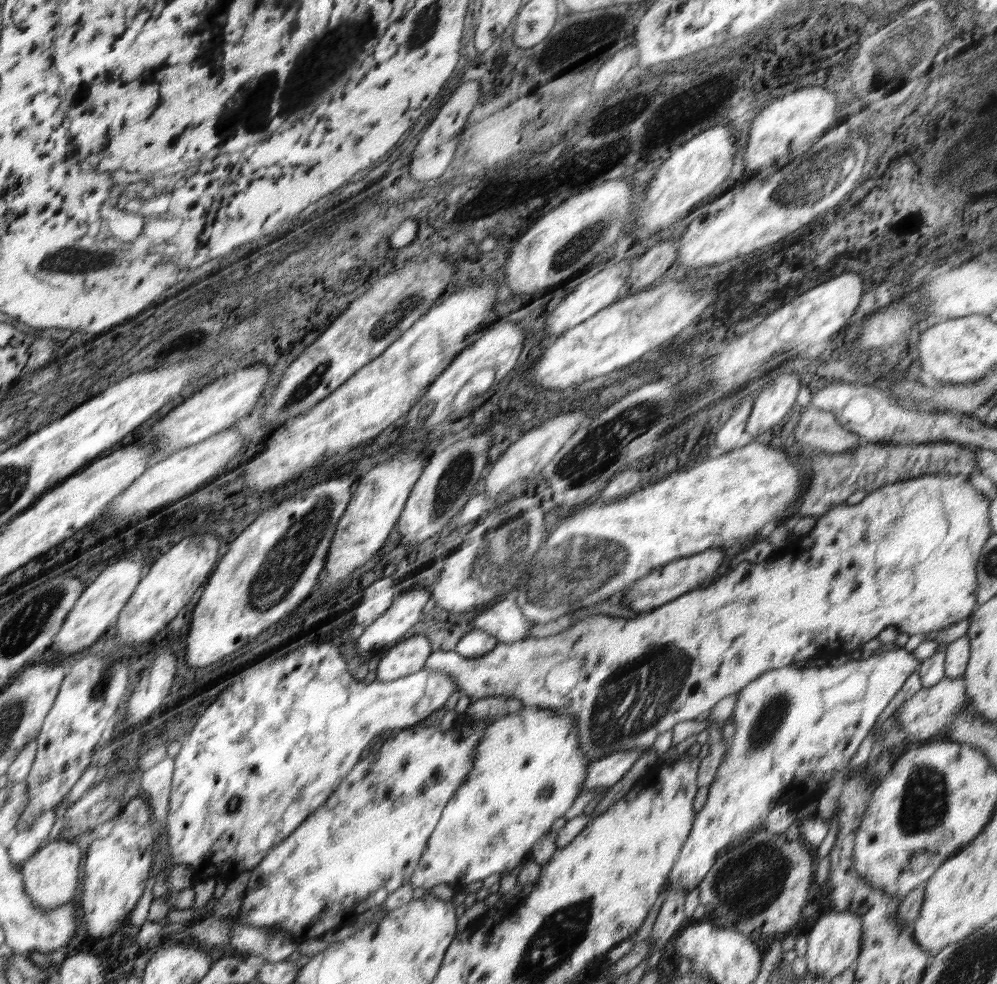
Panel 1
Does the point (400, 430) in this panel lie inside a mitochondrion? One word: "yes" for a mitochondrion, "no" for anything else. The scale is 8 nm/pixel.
no

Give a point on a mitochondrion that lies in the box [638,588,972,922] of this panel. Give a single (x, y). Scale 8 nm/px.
(924, 804)

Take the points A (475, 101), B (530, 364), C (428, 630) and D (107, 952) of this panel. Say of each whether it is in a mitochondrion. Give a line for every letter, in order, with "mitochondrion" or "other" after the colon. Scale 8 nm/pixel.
A: other
B: other
C: other
D: other

